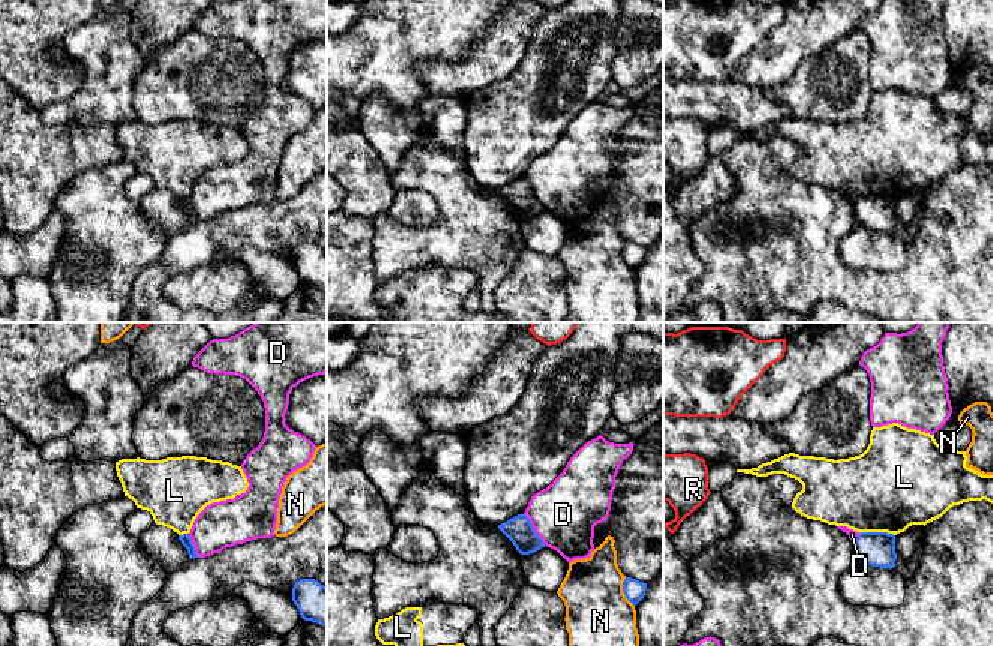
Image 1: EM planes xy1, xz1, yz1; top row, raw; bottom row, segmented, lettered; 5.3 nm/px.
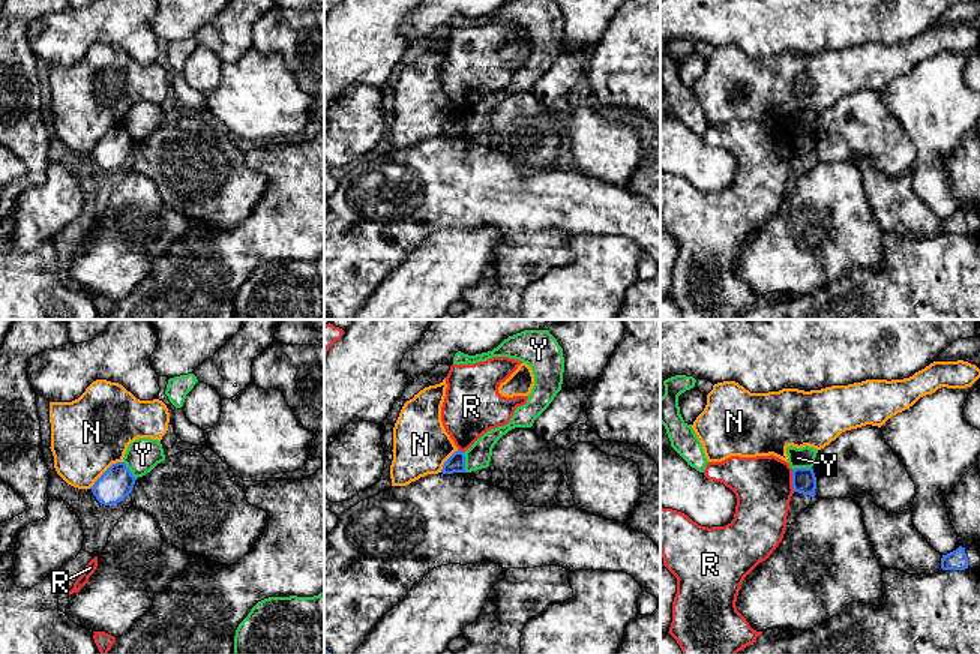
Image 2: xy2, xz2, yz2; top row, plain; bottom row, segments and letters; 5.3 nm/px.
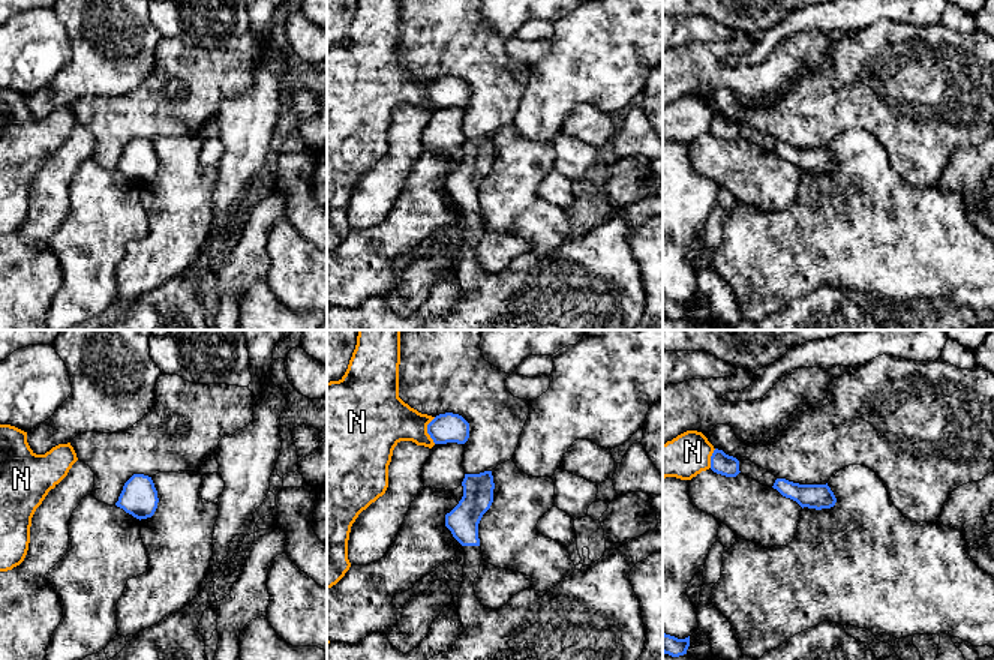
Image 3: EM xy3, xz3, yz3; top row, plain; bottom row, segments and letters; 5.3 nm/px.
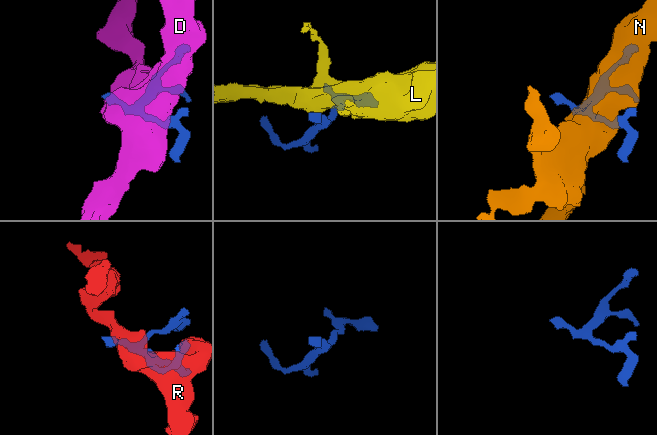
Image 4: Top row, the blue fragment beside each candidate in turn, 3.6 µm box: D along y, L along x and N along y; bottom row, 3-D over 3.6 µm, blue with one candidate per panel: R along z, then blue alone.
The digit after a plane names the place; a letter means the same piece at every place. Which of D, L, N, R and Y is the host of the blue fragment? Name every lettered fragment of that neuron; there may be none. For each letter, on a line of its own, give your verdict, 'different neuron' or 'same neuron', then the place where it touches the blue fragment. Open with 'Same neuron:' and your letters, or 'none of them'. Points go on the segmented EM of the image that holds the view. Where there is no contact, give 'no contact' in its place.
Same neuron: none of them
D: different neuron; meets blue in xz1 at (533, 529)
L: different neuron; meets blue in yz1 at (878, 532)
N: different neuron; meets blue in xy2 at (105, 471)
R: different neuron; meets blue in yz2 at (793, 480)
Y: different neuron; meets blue in xz2 at (464, 462)

